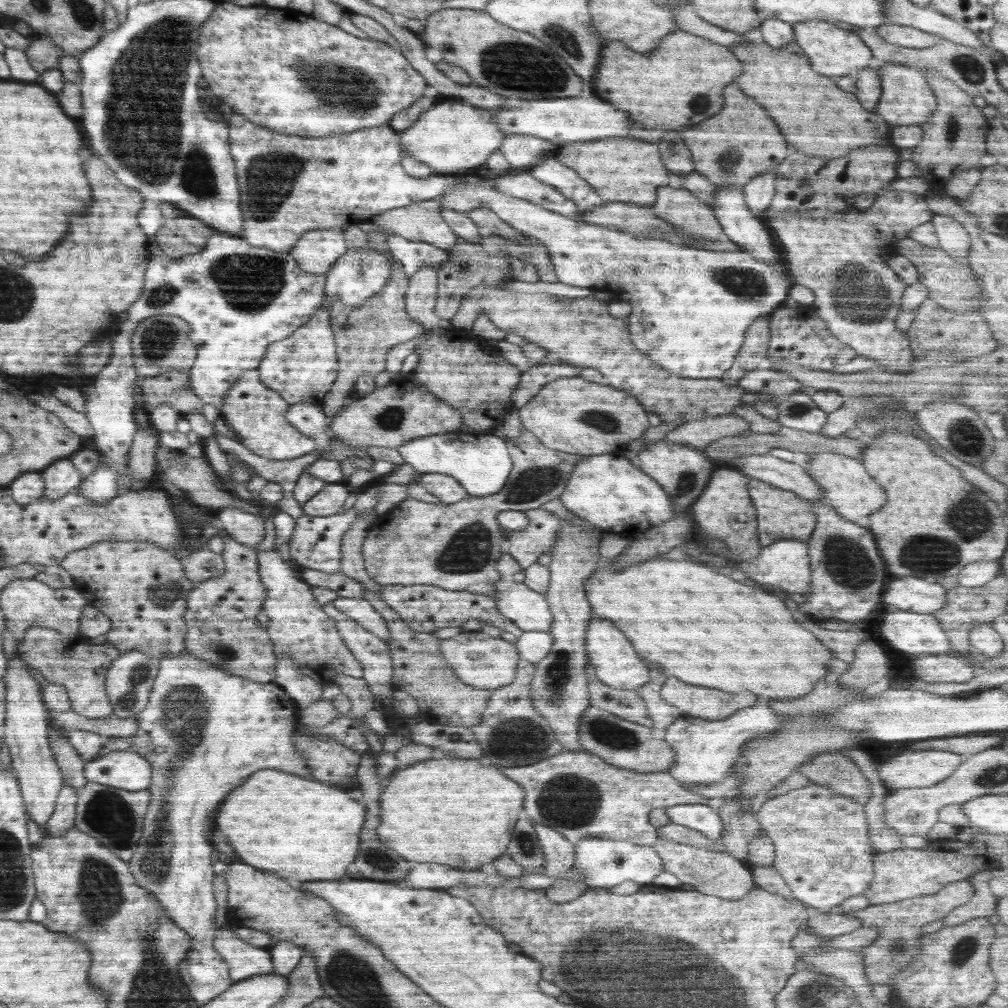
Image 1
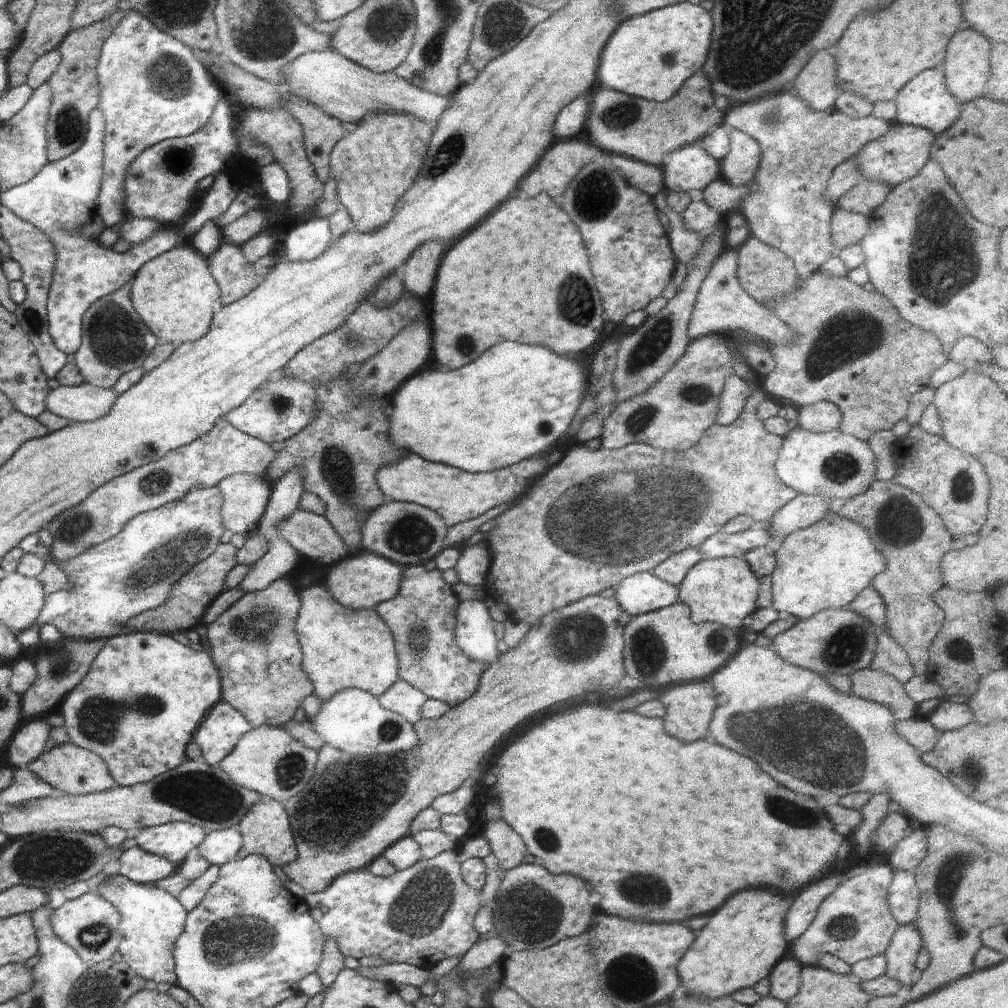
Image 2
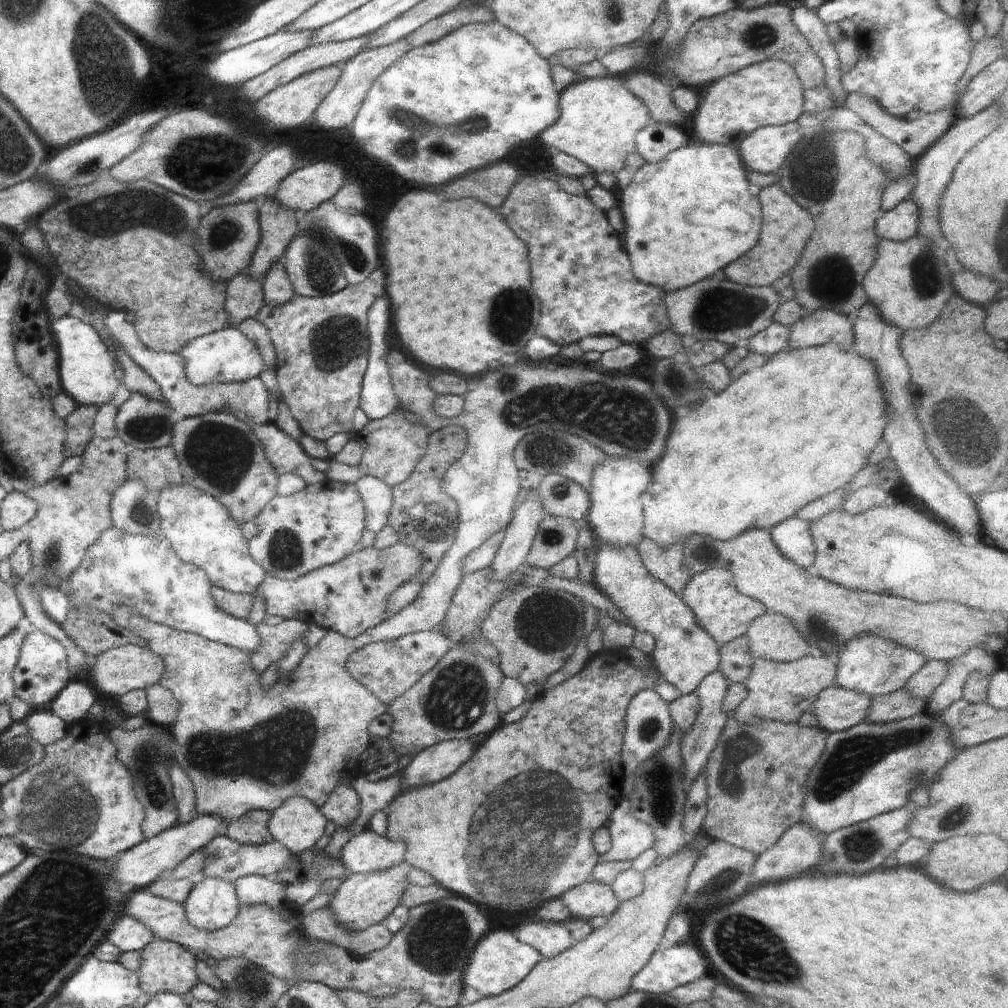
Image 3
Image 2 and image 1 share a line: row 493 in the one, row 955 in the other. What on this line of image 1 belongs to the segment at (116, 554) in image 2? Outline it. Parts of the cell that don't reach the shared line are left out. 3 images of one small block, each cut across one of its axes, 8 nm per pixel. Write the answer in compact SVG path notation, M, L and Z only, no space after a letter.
M186 650L180 652L180 656L166 654L158 662L158 674L147 705L137 714L138 732L128 737L132 744L131 750L142 756L152 767L152 778L147 790L153 794L145 818L144 836L129 860L129 869L134 872L138 886L154 893L154 897L162 903L164 913L194 940L190 942L192 950L178 964L178 974L192 998L204 1005L233 984L229 966L212 946L216 930L216 900L213 893L215 874L210 861L214 847L210 836L224 796L241 786L248 776L264 768L308 778L311 770L290 735L300 725L300 710L281 686L273 682L252 682L248 678L226 674Z

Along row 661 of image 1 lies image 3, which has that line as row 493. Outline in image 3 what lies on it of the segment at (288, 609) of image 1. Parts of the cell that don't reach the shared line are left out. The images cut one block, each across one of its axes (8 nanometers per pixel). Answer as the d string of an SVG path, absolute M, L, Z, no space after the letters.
M325 478L290 496L276 493L254 519L258 533L249 540L249 553L268 575L296 580L362 549L360 539L365 518L356 486Z

